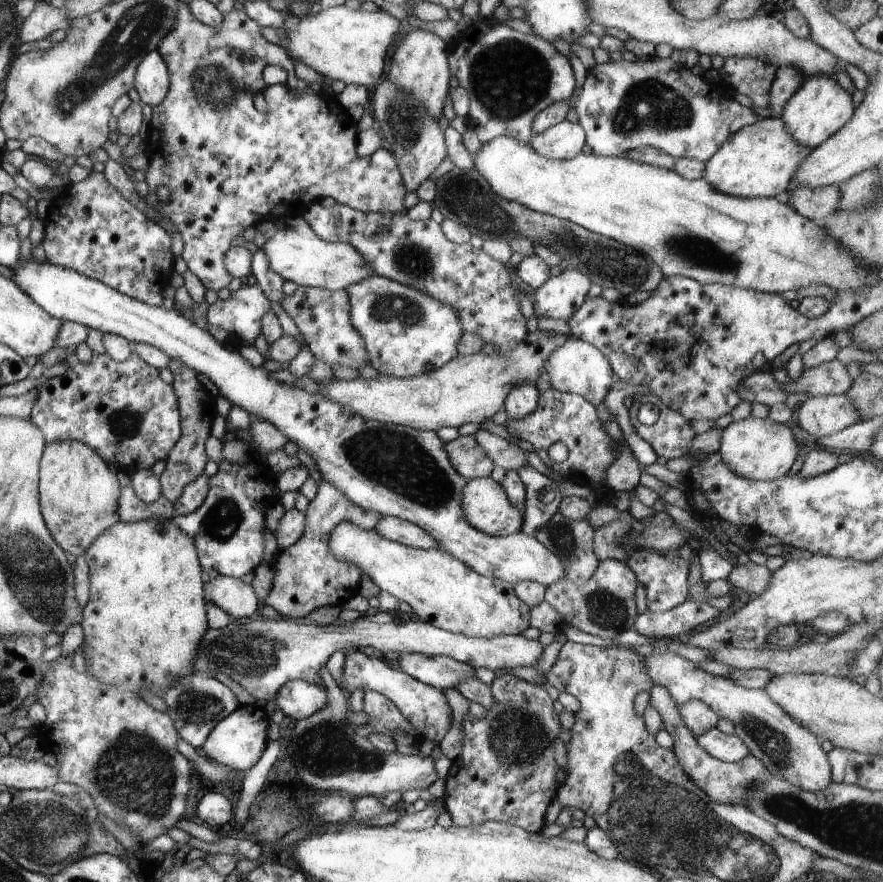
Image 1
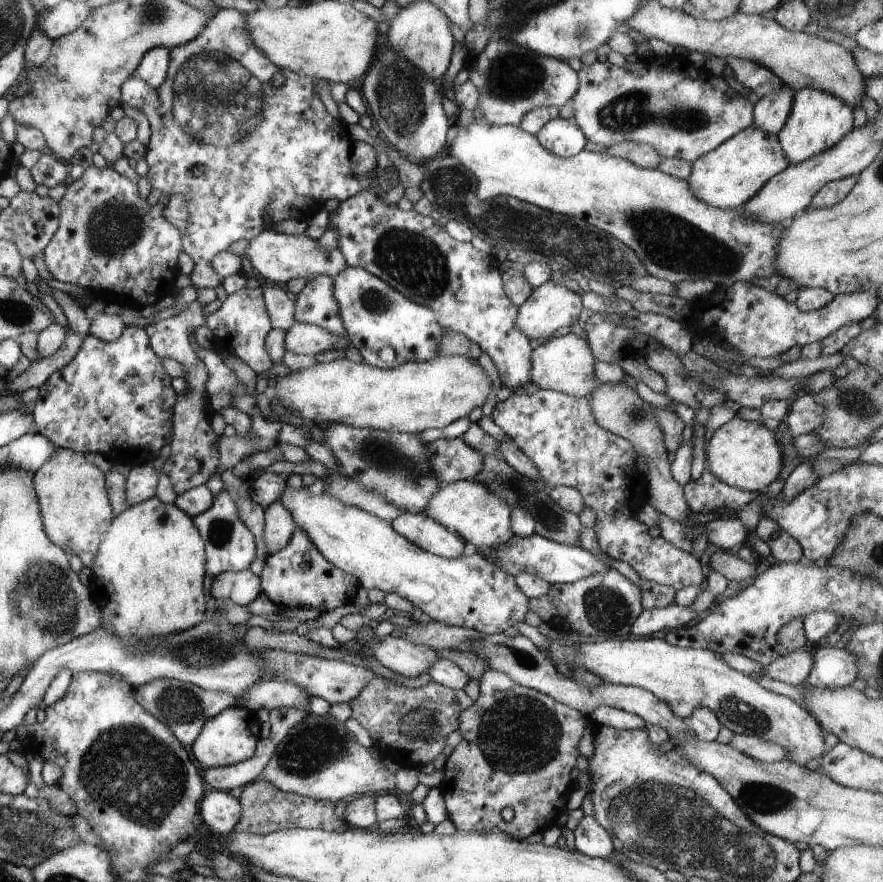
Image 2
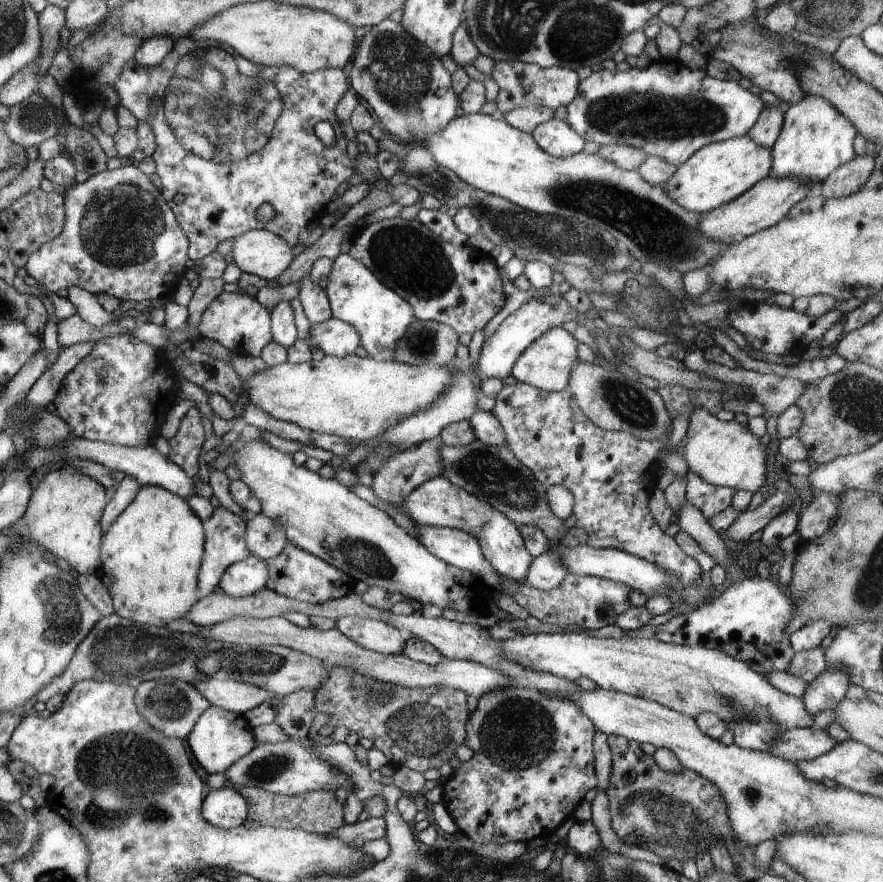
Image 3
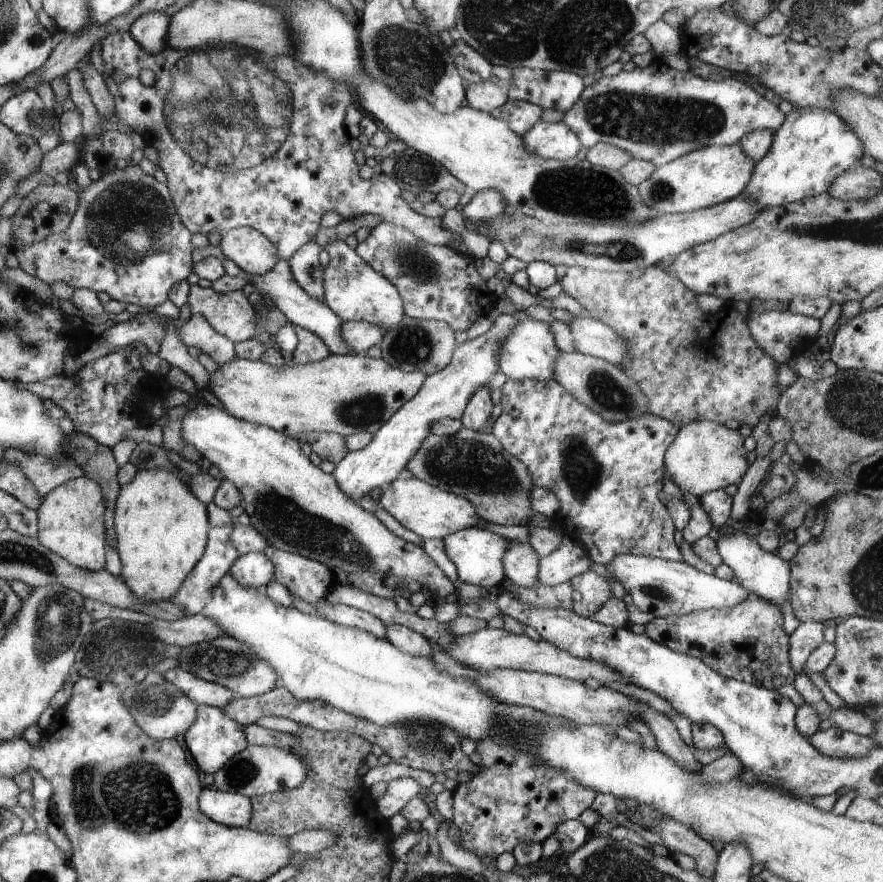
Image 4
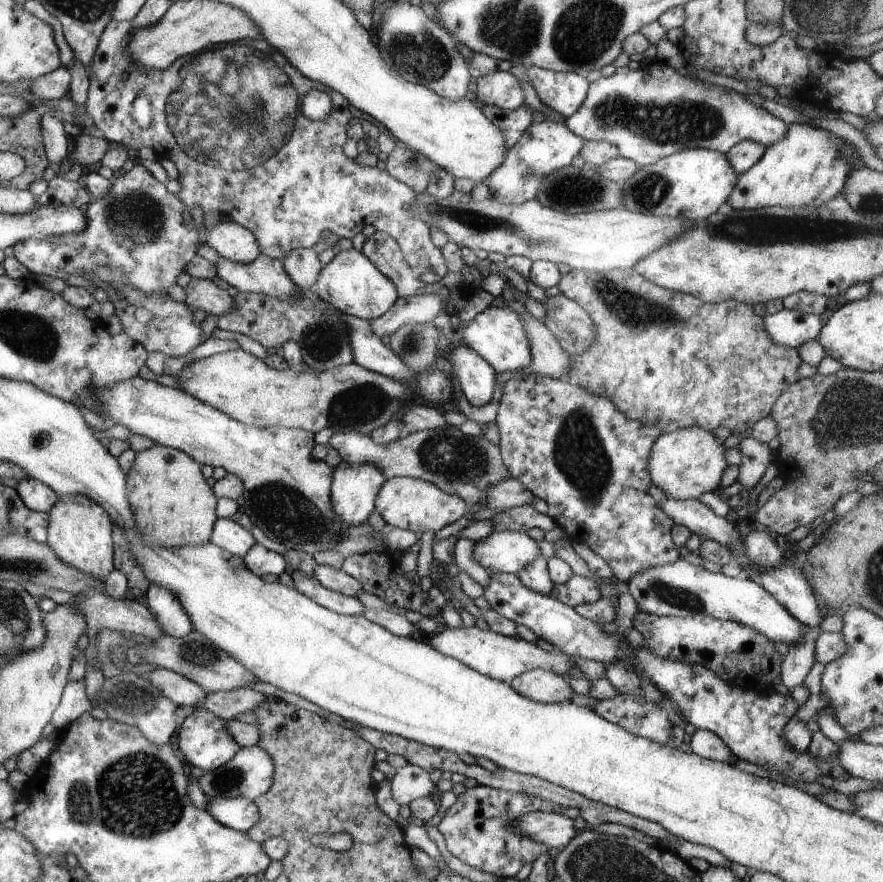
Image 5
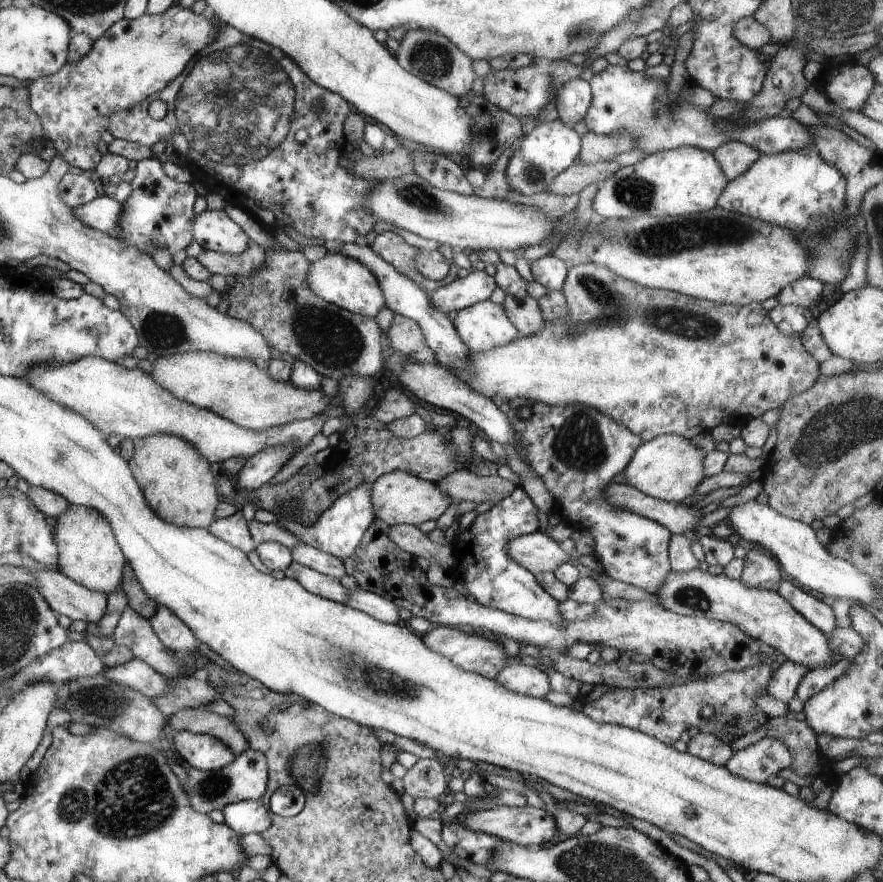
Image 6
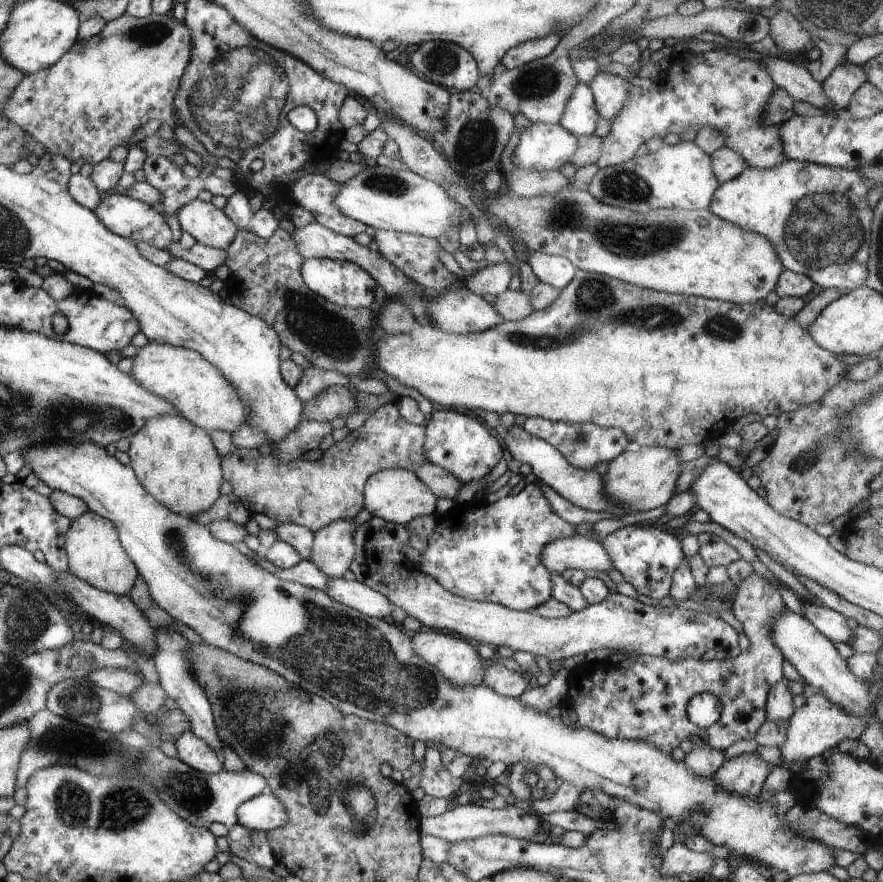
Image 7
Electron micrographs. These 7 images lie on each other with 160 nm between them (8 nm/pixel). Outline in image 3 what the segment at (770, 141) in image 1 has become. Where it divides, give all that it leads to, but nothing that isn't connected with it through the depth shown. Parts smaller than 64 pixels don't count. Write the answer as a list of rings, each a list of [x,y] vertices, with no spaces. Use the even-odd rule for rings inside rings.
[[[746,134],[724,142],[704,145],[679,165],[670,180],[663,185],[667,195],[684,209],[707,213],[737,199],[757,182],[768,177],[772,165],[771,149],[754,142],[754,139]]]

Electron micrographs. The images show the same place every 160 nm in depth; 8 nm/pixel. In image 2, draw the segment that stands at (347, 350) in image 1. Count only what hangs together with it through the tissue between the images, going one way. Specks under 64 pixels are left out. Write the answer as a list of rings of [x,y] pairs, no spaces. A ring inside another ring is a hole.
[[[318,275],[308,281],[294,299],[295,322],[318,325],[334,336],[346,337],[347,330],[343,325],[333,288],[333,280],[326,275]]]

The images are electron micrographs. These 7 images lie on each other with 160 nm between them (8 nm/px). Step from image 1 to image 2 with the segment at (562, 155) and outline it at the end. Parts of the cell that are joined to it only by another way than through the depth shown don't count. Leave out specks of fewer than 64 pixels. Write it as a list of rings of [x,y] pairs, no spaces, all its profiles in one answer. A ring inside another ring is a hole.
[[[562,118],[547,122],[535,137],[546,150],[559,157],[575,157],[587,142],[586,135],[575,122]]]

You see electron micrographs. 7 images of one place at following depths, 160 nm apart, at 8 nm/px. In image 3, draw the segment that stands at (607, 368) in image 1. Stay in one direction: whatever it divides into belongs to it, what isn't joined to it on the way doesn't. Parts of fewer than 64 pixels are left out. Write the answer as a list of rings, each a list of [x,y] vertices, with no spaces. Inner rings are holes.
[[[563,327],[551,328],[522,351],[511,370],[511,375],[520,383],[532,385],[546,392],[564,390],[568,386],[572,369],[580,362],[578,345],[576,338]]]

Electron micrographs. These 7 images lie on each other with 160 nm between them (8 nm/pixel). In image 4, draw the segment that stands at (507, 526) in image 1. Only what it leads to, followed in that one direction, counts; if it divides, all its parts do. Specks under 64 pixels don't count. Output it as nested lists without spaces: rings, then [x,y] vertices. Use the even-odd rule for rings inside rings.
[[[415,477],[398,478],[381,489],[382,494],[378,499],[378,505],[390,513],[404,528],[414,532],[423,540],[444,539],[450,534],[466,528],[475,528],[480,524],[478,510],[474,510],[472,502],[440,490],[436,486],[430,486]],[[510,541],[510,550],[502,558],[505,579],[522,588],[538,584],[538,562],[540,556],[534,552],[532,546],[528,543]]]

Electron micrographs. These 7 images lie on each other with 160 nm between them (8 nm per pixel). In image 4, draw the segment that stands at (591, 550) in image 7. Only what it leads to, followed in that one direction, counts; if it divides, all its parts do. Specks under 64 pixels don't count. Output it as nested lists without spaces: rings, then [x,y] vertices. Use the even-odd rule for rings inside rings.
[[[466,528],[446,536],[444,550],[452,560],[458,572],[458,580],[466,585],[490,590],[494,586],[501,588],[505,576],[502,558],[510,550],[510,541],[494,532],[482,528]]]

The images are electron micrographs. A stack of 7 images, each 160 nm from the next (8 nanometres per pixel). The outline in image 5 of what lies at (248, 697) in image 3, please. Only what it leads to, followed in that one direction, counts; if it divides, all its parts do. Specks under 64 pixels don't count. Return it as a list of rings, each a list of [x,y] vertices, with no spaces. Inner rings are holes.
[[[168,669],[154,670],[146,678],[157,686],[166,698],[172,699],[172,702],[180,707],[196,707],[209,695],[209,692],[198,683]]]

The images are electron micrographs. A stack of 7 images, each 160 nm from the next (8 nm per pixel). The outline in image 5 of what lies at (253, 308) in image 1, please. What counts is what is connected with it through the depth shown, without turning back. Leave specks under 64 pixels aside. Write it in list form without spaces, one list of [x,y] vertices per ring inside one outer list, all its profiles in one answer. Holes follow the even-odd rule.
[[[191,278],[184,287],[184,303],[192,307],[193,312],[202,310],[206,314],[221,317],[228,315],[235,308],[235,300],[227,290],[219,288],[210,279]]]

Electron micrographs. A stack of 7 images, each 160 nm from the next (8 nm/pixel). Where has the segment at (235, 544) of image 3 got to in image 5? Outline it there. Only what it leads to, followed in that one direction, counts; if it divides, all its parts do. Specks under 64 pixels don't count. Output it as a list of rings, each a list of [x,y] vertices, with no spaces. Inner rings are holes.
[[[150,583],[144,604],[155,614],[162,630],[169,637],[183,637],[193,629],[192,621],[180,599],[162,585]]]

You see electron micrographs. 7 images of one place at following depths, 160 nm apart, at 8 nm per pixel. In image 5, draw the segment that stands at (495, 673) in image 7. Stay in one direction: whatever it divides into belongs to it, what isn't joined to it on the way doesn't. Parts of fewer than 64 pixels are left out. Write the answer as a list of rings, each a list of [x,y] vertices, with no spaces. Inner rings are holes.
[[[532,669],[510,680],[510,686],[522,696],[539,703],[579,701],[568,679],[544,669]]]

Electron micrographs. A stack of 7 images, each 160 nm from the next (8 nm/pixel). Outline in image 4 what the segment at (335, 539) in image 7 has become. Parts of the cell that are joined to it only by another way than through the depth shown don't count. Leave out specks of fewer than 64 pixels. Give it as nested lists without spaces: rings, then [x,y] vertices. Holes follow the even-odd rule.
[[[501,314],[493,322],[488,332],[473,339],[468,339],[464,344],[458,344],[453,352],[451,361],[438,372],[428,375],[425,378],[422,388],[418,394],[411,398],[402,408],[395,412],[380,430],[377,430],[372,437],[372,442],[357,451],[346,454],[344,458],[335,464],[333,471],[334,480],[338,488],[358,502],[362,496],[370,496],[371,491],[378,487],[382,488],[390,482],[397,480],[400,473],[407,468],[410,458],[418,452],[422,442],[430,432],[430,426],[438,422],[440,418],[461,420],[466,404],[470,396],[487,386],[488,382],[498,372],[498,338],[502,334],[514,328],[514,322],[518,318],[509,314]]]

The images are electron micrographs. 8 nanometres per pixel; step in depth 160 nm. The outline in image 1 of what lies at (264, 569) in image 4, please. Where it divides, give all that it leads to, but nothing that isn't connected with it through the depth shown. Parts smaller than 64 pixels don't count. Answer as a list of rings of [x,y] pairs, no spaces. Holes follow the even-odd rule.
[[[218,575],[206,582],[205,593],[206,600],[224,610],[234,621],[250,619],[260,610],[254,588],[242,579]]]

